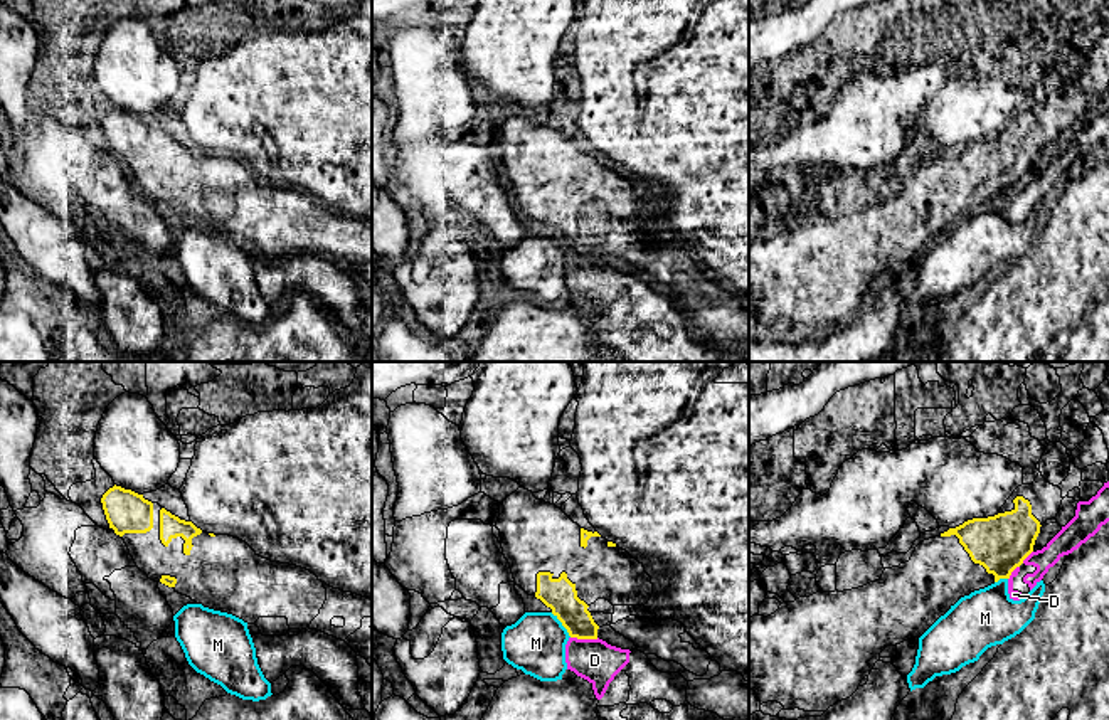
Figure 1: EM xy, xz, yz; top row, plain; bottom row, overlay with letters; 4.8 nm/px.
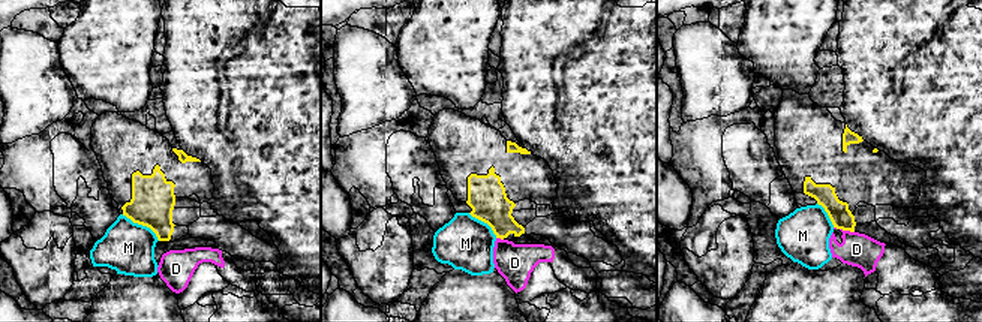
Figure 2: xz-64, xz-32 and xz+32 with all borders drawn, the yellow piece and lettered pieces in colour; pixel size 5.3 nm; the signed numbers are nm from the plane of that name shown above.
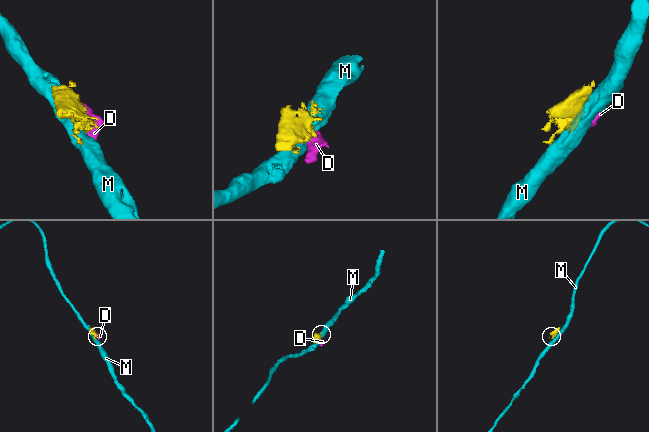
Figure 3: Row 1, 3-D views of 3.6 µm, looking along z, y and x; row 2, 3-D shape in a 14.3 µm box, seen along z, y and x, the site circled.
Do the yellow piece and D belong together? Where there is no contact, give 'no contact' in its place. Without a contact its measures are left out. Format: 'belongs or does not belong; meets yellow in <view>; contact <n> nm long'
does not belong; meets yellow in xz; contact 140 nm long

